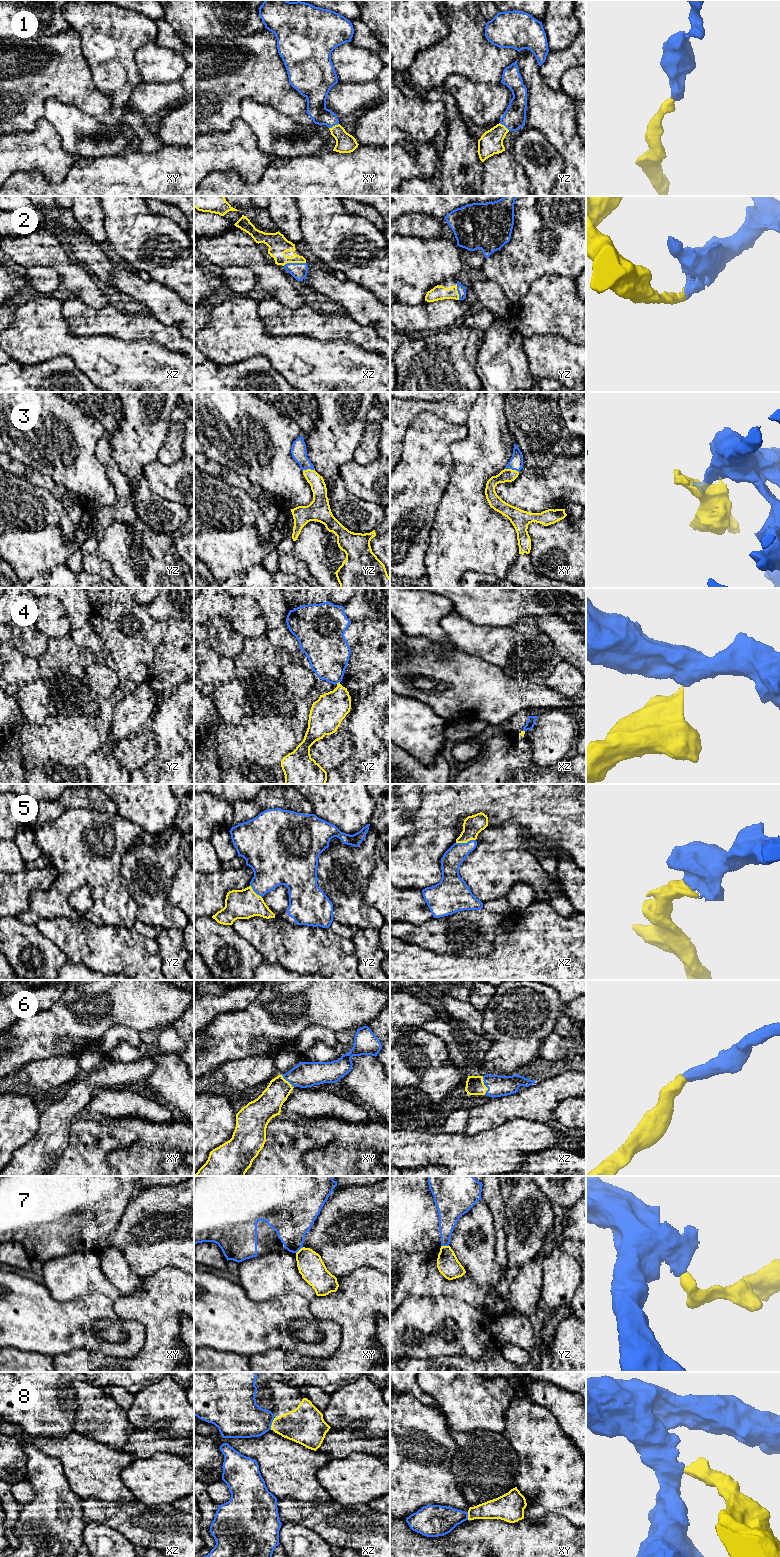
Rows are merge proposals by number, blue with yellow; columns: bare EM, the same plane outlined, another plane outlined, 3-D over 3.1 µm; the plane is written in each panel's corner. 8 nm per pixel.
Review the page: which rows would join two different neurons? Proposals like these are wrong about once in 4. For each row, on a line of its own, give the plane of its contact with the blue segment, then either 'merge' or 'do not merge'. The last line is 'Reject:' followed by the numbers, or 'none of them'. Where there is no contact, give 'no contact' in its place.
1: meets blue in xy; merge
2: meets blue in xz; merge
3: meets blue in xy; merge
4: meets blue in yz; do not merge
5: meets blue in xz; merge
6: meets blue in xz; merge
7: meets blue in xy; do not merge
8: meets blue in xz; do not merge
Reject: 4, 7, 8

